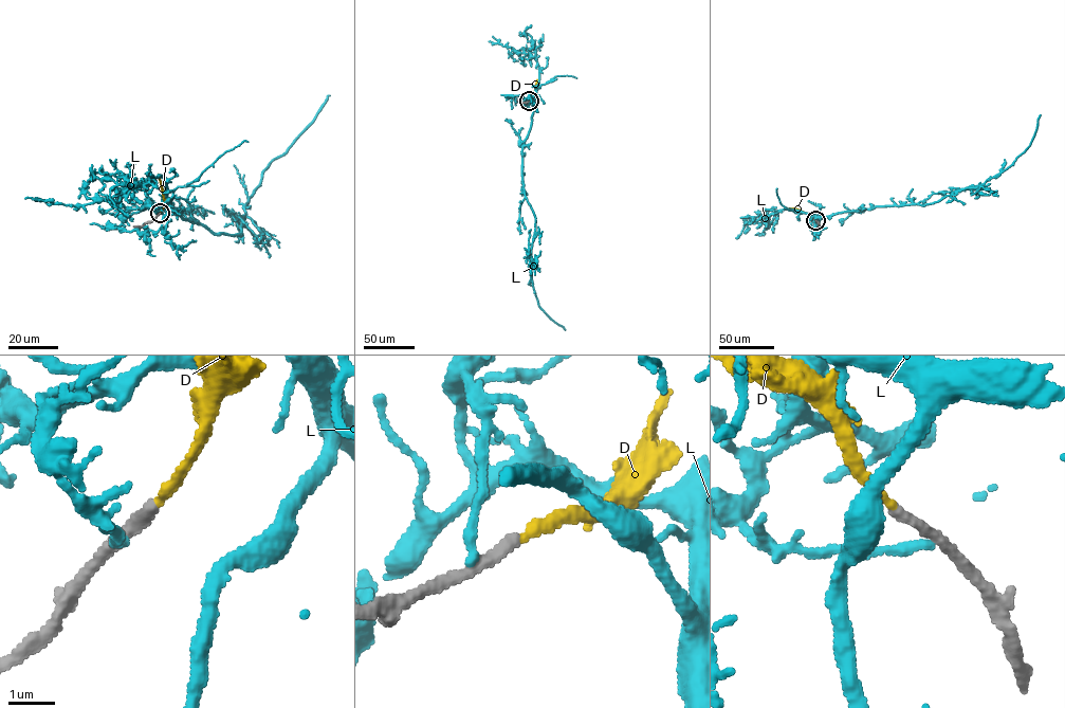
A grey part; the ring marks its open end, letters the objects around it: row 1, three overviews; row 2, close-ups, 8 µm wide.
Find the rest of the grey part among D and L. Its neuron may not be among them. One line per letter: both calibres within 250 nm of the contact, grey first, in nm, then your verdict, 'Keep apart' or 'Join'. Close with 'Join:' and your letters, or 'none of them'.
D: Thickness 280 nm (grey) against 200 nm. Join
L: Thickness 360 nm (grey) against 220 nm. Keep apart
Join: D

